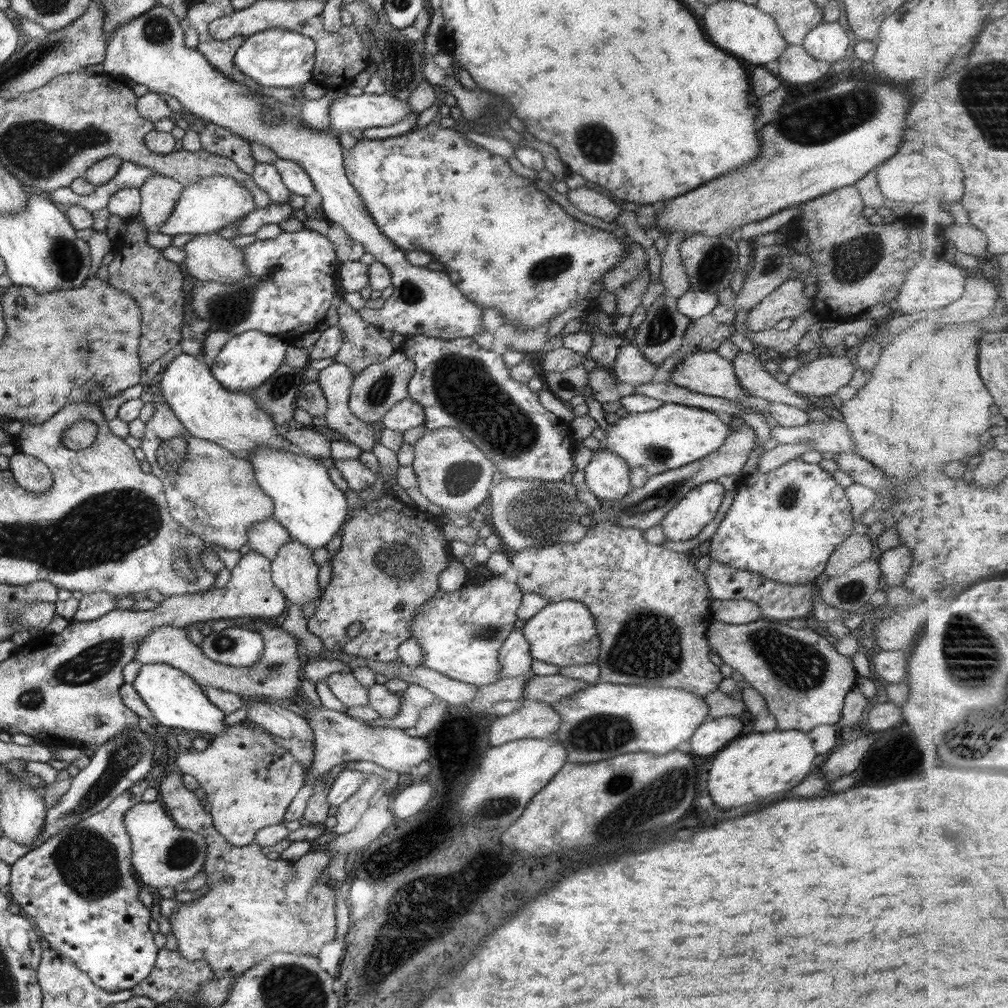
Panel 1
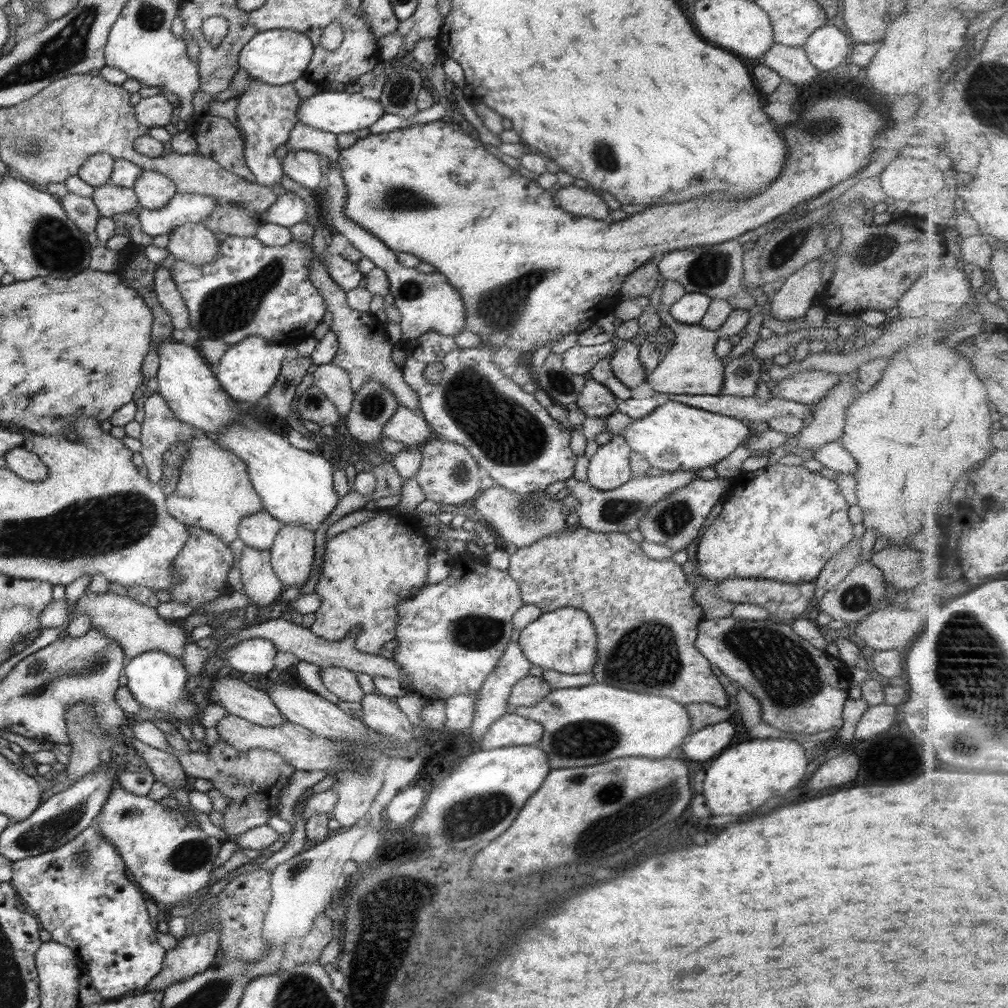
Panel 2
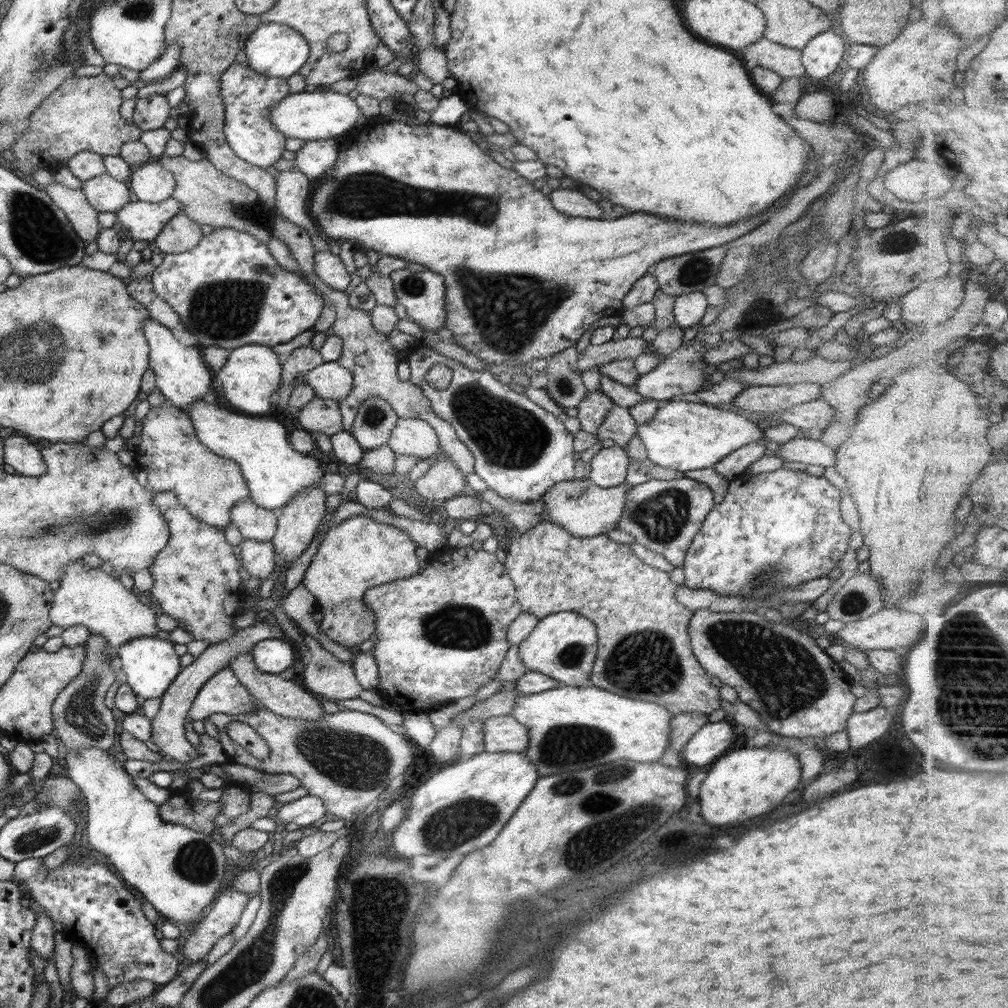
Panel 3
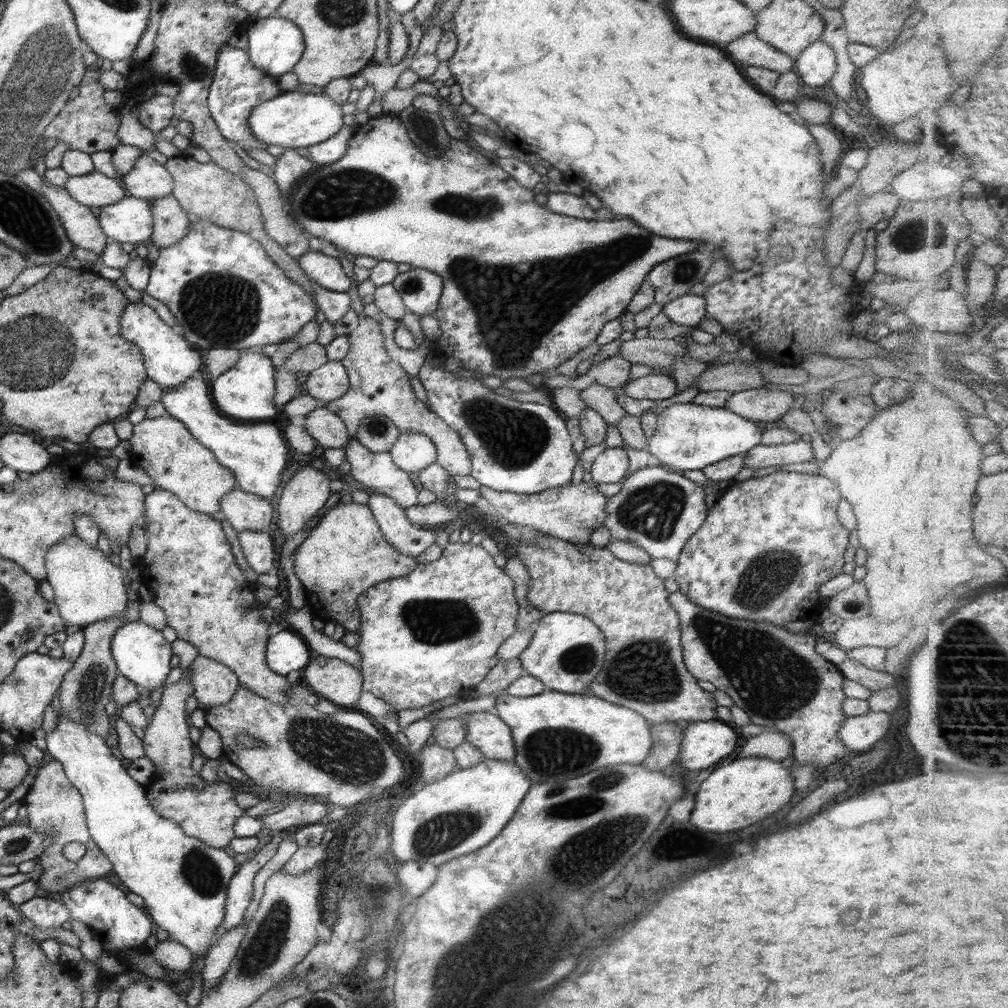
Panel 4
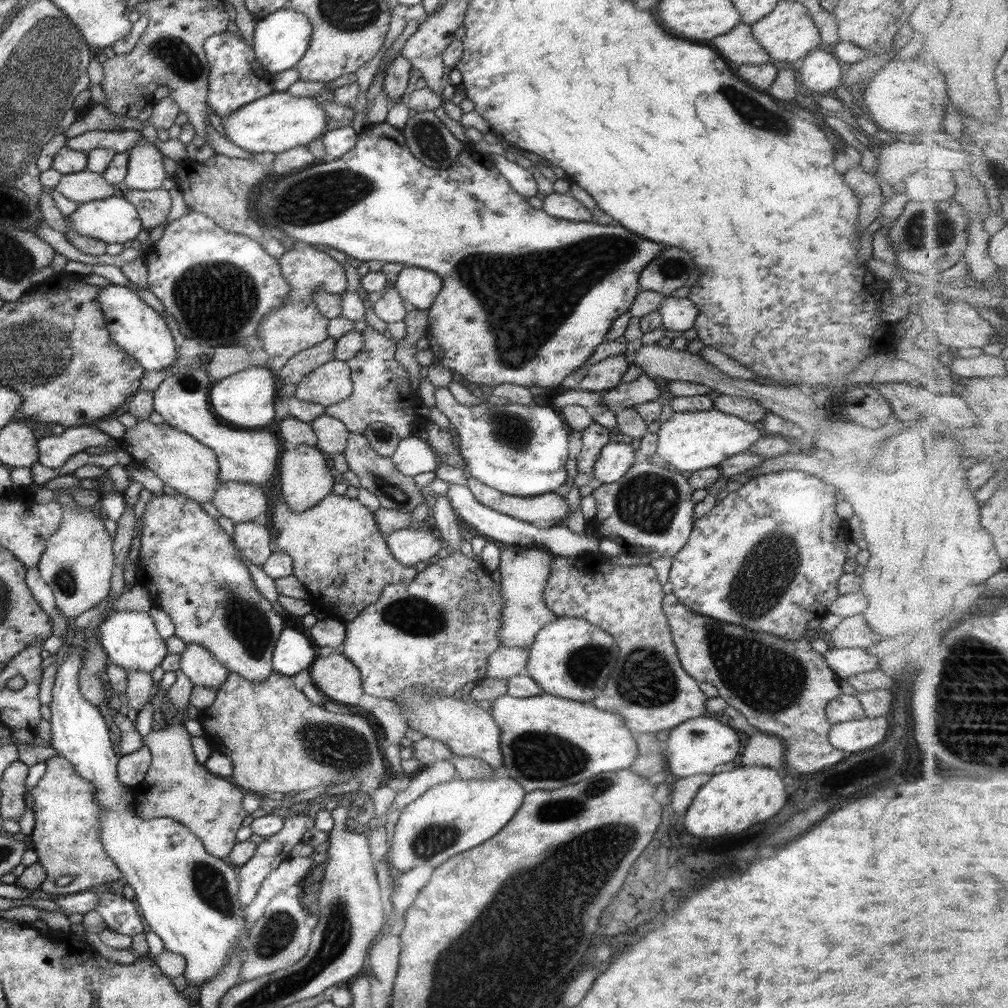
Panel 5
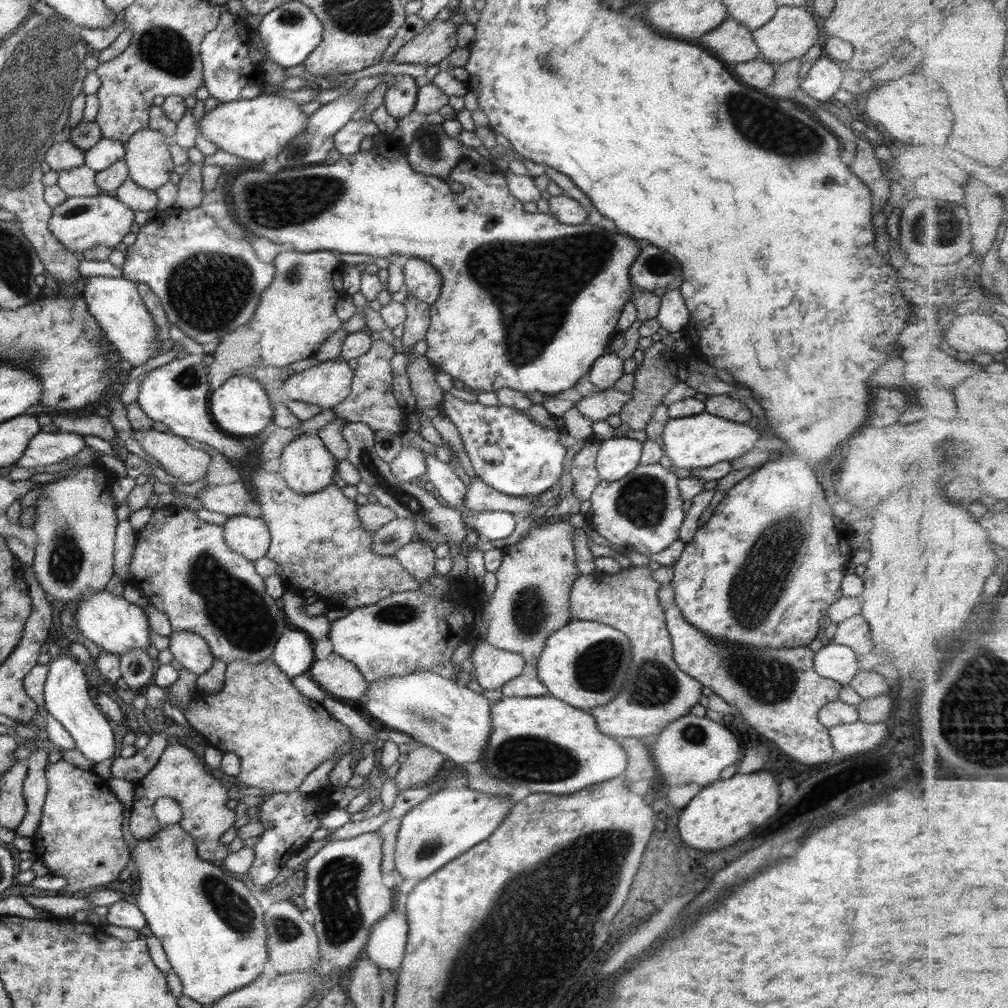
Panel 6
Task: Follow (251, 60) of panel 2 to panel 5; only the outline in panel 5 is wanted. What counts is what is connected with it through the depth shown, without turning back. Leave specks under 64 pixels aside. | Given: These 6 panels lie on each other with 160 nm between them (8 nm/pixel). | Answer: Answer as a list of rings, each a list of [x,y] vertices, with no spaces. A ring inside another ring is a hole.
[[[285,7],[271,12],[271,14],[256,21],[254,26],[251,48],[253,49],[255,60],[270,73],[278,73],[294,68],[309,46],[311,31],[311,23],[302,12]]]

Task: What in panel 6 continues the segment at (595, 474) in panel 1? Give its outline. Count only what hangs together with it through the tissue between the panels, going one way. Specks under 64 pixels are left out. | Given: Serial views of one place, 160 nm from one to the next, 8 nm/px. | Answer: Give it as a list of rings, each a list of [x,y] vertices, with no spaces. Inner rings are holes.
[[[625,436],[603,440],[594,462],[601,481],[613,482],[640,464],[642,443]]]

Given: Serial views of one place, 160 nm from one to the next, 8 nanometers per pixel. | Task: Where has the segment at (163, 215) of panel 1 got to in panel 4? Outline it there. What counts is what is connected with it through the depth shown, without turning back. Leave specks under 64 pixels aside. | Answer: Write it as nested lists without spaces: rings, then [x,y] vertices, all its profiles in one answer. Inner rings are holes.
[[[141,153],[132,164],[131,170],[118,180],[127,196],[141,200],[153,200],[170,194],[173,179],[165,170],[145,153]]]

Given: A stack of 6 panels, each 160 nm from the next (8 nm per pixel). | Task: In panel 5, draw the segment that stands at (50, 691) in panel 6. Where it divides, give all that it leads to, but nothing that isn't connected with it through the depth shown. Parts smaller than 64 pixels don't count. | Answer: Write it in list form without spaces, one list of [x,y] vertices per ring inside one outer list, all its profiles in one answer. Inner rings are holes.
[[[71,649],[64,662],[59,664],[51,689],[50,731],[51,741],[48,746],[59,751],[60,759],[69,761],[75,772],[91,784],[95,802],[101,810],[99,823],[100,841],[103,850],[113,864],[121,871],[122,884],[128,884],[134,890],[136,908],[146,930],[153,931],[163,942],[164,950],[183,957],[184,969],[182,977],[189,986],[200,986],[209,980],[228,962],[228,954],[236,946],[239,935],[245,929],[246,914],[238,899],[237,869],[226,860],[207,855],[200,840],[187,831],[179,822],[168,817],[155,818],[149,821],[139,819],[133,809],[134,790],[120,784],[115,773],[117,756],[111,748],[109,729],[99,709],[87,702],[80,695],[78,672],[81,661],[75,649]]]

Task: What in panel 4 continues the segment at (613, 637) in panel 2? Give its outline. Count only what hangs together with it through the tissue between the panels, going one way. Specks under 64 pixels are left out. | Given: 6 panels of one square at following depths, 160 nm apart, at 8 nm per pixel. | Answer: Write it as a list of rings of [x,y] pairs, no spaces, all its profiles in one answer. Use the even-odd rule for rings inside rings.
[[[533,533],[530,539],[534,542],[526,542],[526,540],[519,541],[518,554],[515,556],[521,564],[527,569],[529,575],[529,591],[527,591],[526,599],[531,607],[543,611],[545,614],[550,612],[568,612],[571,614],[578,614],[586,616],[605,636],[607,640],[607,654],[605,654],[605,664],[603,664],[603,670],[596,674],[596,677],[589,683],[587,692],[597,696],[605,702],[611,704],[619,704],[619,706],[625,706],[633,712],[636,712],[639,716],[642,716],[647,723],[659,724],[663,722],[677,722],[677,720],[687,720],[690,722],[706,721],[715,719],[715,701],[712,693],[703,691],[697,683],[696,678],[693,678],[685,668],[684,662],[682,661],[682,650],[680,645],[680,630],[678,627],[678,616],[675,611],[669,606],[668,594],[663,587],[664,580],[657,578],[653,574],[653,569],[649,565],[640,565],[637,563],[630,563],[622,561],[613,557],[610,551],[605,547],[595,547],[589,542],[585,544],[571,544],[570,542],[543,535],[543,533]]]

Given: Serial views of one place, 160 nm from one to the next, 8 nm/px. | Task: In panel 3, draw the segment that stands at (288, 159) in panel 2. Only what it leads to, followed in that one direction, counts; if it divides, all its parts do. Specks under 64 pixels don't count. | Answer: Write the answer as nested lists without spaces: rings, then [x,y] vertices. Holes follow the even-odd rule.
[[[345,136],[303,143],[295,152],[295,164],[309,181],[321,177],[329,170],[338,157],[338,145]]]

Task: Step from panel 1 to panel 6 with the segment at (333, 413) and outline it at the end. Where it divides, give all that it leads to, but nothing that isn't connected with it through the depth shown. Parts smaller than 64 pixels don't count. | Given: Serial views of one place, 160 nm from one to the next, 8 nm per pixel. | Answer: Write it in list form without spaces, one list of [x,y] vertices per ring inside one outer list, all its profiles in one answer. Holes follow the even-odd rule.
[[[323,362],[281,382],[279,390],[289,400],[306,402],[321,409],[339,404],[350,392],[352,375],[345,362]]]

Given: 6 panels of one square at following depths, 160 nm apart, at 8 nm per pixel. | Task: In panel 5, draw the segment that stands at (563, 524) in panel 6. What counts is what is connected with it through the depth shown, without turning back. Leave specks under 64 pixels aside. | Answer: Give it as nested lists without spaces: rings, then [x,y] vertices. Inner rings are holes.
[[[532,544],[529,547],[509,545],[500,552],[498,570],[500,574],[499,595],[502,607],[499,613],[499,630],[496,640],[500,646],[524,648],[529,650],[538,630],[556,619],[555,613],[546,607],[543,600],[543,589],[550,577],[551,561],[556,557],[546,546]]]

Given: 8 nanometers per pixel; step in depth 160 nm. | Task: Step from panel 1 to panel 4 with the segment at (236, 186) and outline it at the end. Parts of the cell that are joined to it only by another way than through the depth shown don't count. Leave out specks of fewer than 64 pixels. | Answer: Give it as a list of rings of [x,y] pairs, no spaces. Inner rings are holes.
[[[125,196],[104,207],[96,217],[107,240],[119,244],[146,244],[152,231],[148,201]]]

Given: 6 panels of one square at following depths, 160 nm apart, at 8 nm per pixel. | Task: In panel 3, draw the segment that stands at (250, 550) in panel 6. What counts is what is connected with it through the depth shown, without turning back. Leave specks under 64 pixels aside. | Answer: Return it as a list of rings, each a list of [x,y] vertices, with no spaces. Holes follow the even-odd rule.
[[[242,539],[236,548],[236,552],[241,558],[239,561],[240,566],[247,570],[250,577],[259,578],[261,582],[263,582],[263,580],[271,574],[275,564],[275,560],[273,558],[277,556],[275,555],[274,548],[270,541]]]

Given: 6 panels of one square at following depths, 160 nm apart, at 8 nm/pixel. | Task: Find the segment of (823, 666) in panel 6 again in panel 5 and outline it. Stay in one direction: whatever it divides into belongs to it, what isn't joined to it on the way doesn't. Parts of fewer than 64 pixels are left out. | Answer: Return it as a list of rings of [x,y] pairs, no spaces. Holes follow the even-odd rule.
[[[863,648],[829,649],[823,655],[828,669],[836,674],[838,680],[846,680],[856,674],[873,671],[878,664],[873,655]]]

